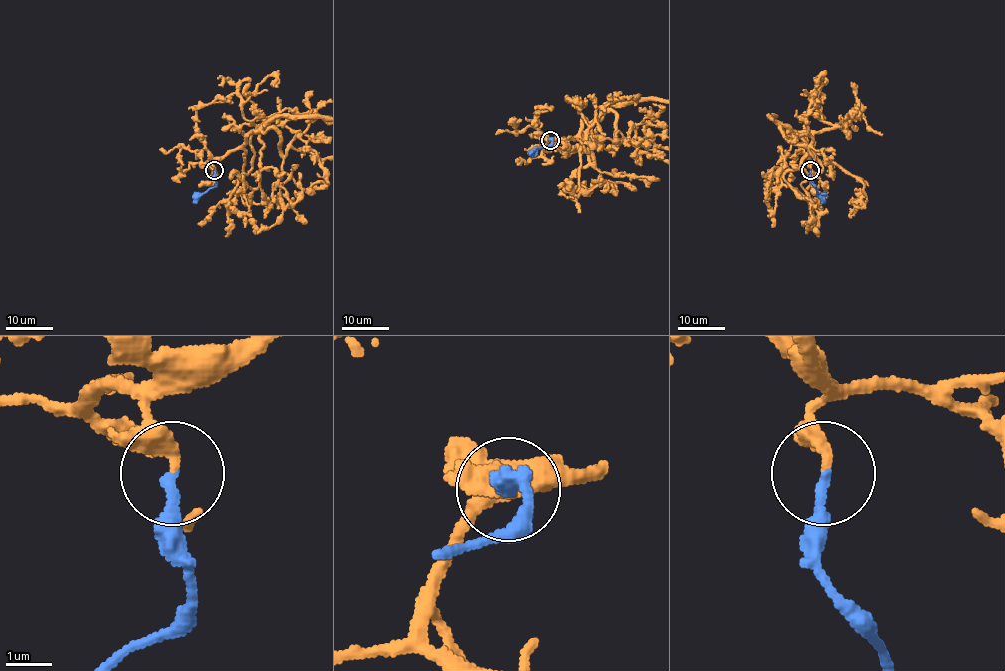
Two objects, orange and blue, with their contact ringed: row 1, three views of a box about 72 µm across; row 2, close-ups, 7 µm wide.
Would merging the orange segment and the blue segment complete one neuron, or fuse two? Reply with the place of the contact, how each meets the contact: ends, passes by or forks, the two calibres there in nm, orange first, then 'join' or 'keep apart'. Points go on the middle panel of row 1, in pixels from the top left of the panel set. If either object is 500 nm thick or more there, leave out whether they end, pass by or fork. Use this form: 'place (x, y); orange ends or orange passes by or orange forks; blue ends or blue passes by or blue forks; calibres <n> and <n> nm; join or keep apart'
place (550, 140); orange ends; blue ends; calibres 320 and 260 nm; join

